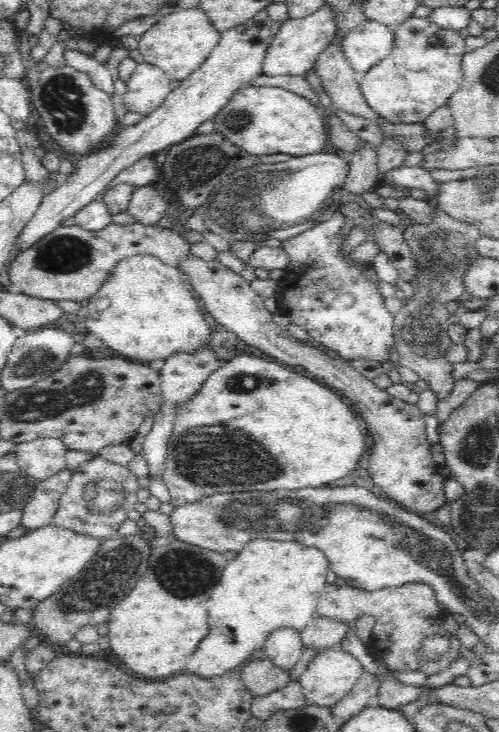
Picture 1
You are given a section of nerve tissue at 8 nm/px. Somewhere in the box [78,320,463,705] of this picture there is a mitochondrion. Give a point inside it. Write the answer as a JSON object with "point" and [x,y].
{"point":[216,456]}

